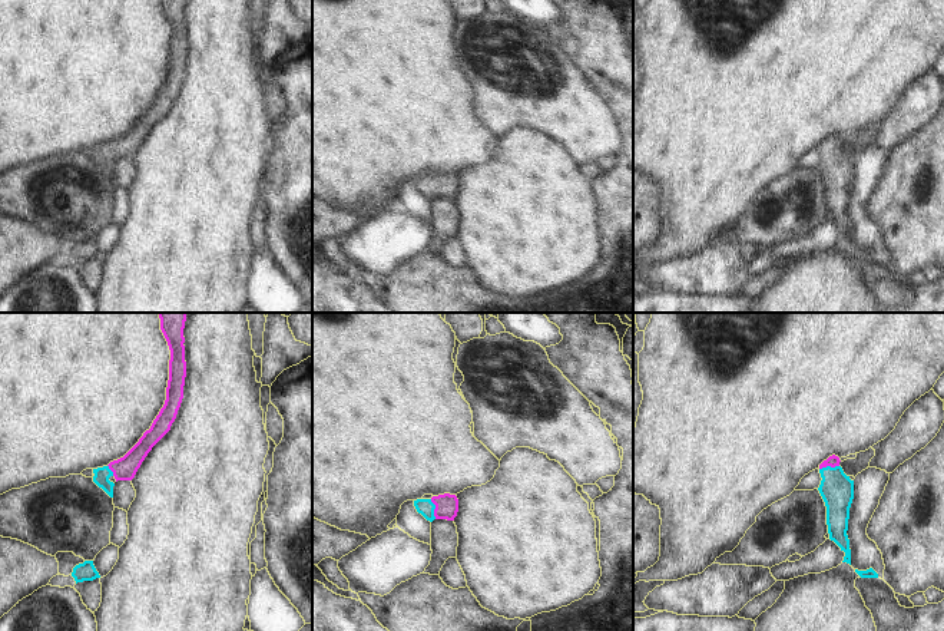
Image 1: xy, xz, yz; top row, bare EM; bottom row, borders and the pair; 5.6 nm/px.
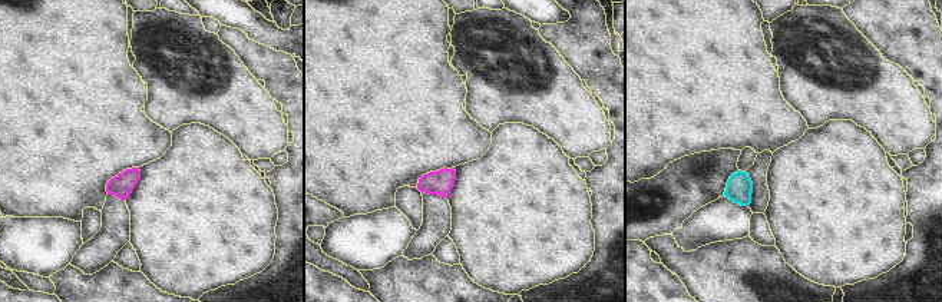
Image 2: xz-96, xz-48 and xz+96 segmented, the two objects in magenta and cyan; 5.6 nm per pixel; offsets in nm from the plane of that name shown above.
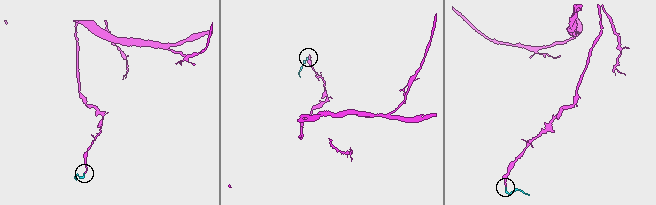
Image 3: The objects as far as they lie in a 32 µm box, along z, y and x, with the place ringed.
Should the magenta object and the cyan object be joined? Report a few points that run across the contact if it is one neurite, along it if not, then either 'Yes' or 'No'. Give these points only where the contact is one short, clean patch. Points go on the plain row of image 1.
Line: xz (446, 184), (434, 188), (424, 185). Yes

